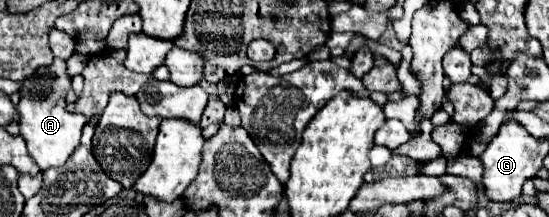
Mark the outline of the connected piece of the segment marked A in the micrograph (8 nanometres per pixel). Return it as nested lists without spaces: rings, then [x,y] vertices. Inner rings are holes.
[[[57,57],[49,69],[41,71],[41,75],[25,79],[21,83],[23,83],[23,91],[17,109],[21,113],[19,127],[21,127],[21,137],[27,143],[27,151],[31,153],[39,169],[65,165],[69,155],[79,147],[81,129],[85,125],[83,115],[67,111],[65,93],[71,87],[71,81],[65,73],[65,61]]]

